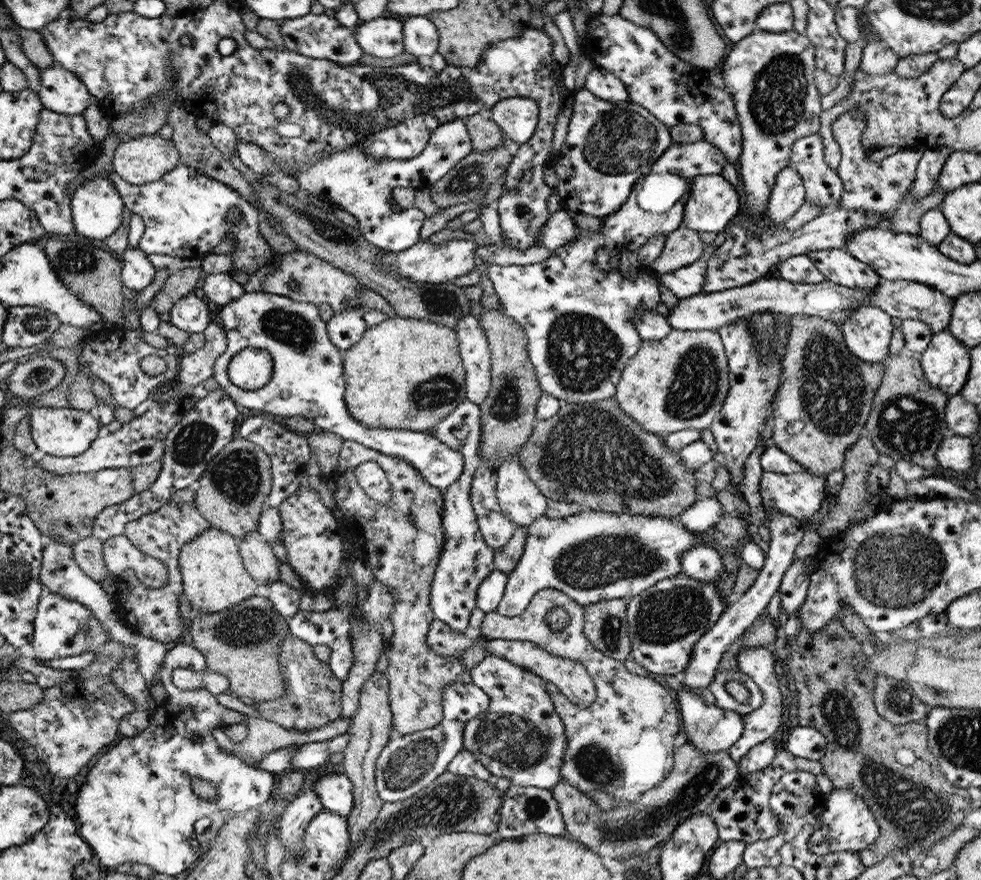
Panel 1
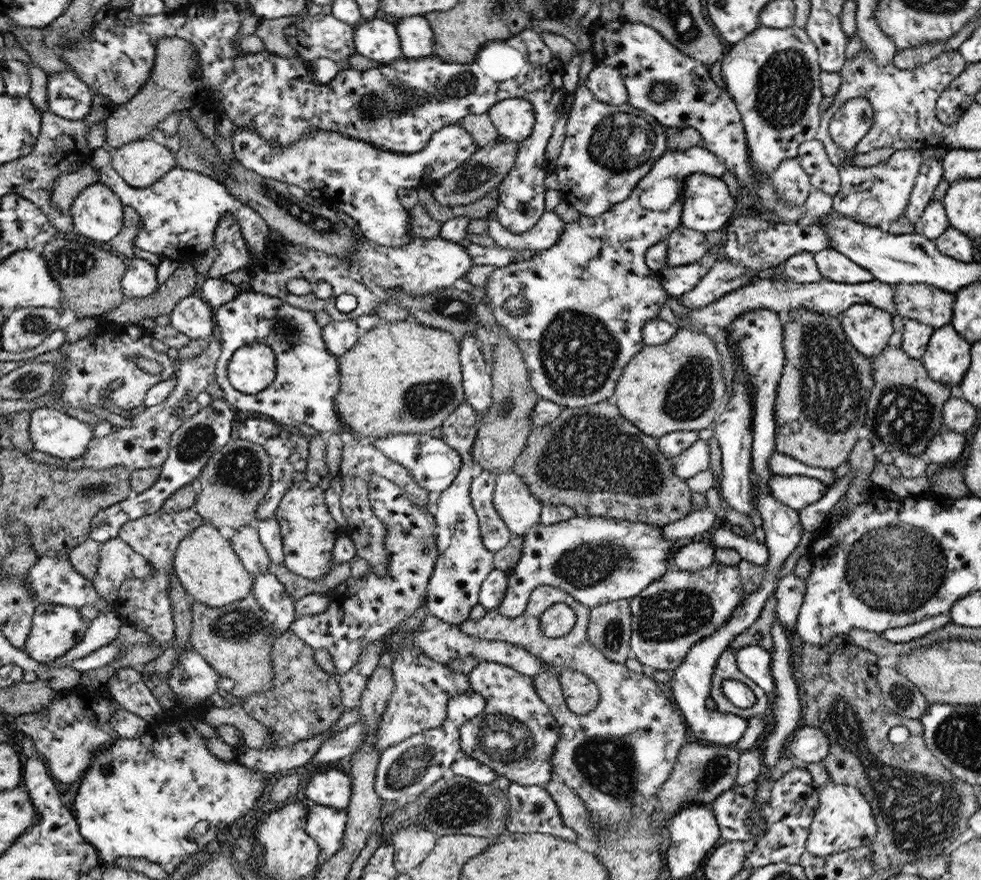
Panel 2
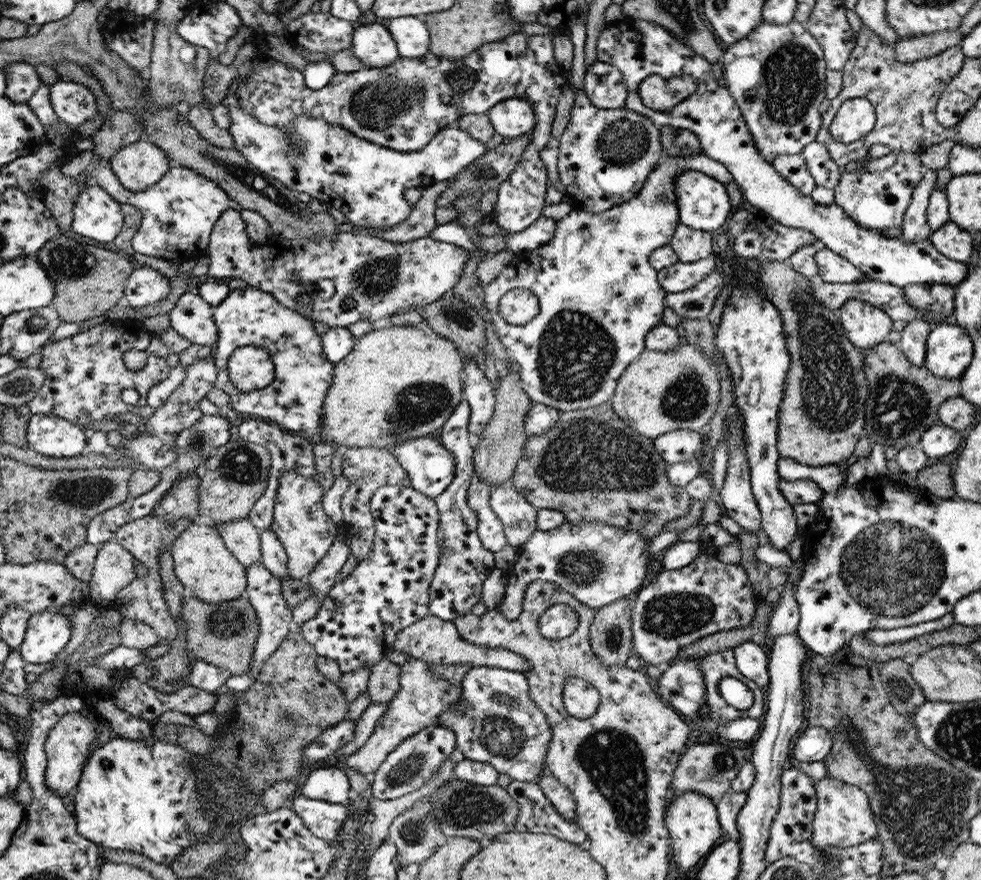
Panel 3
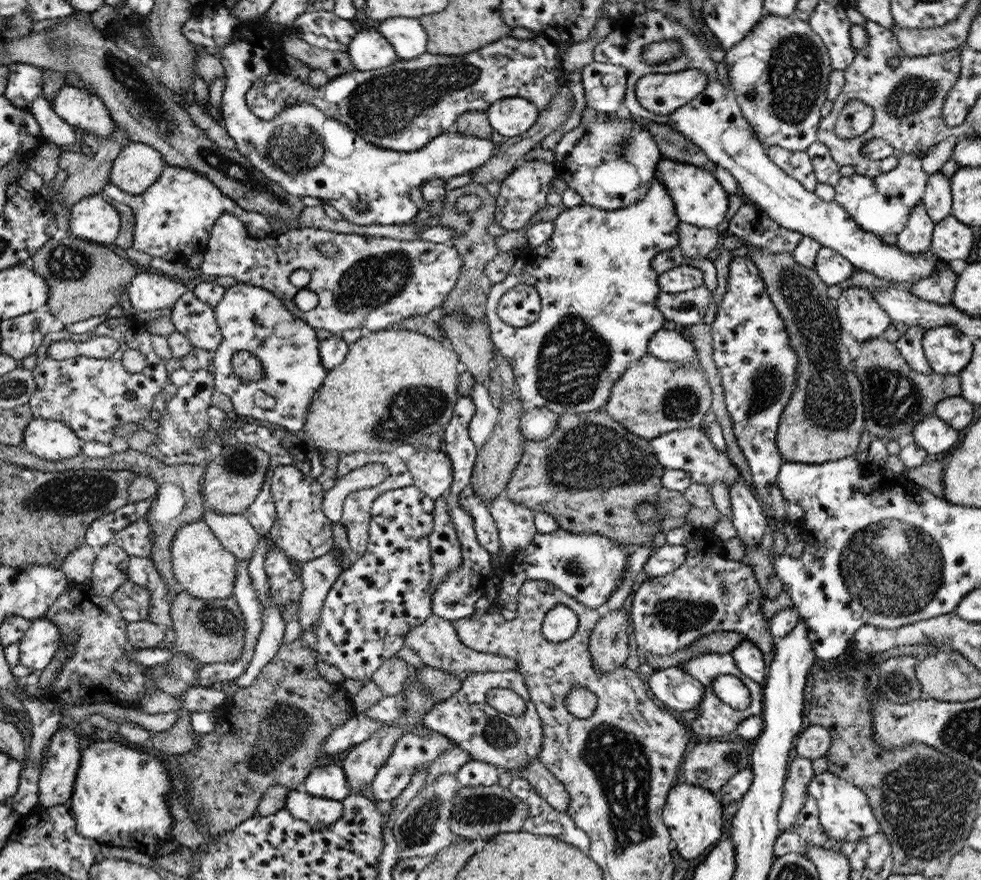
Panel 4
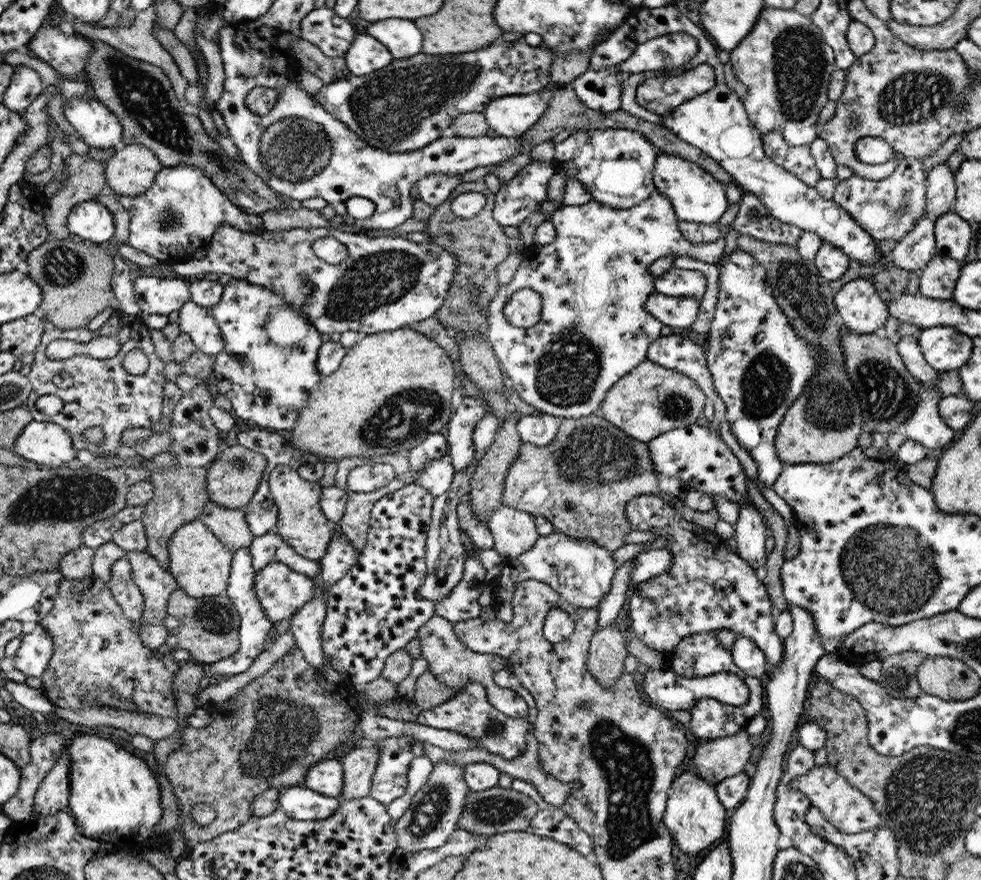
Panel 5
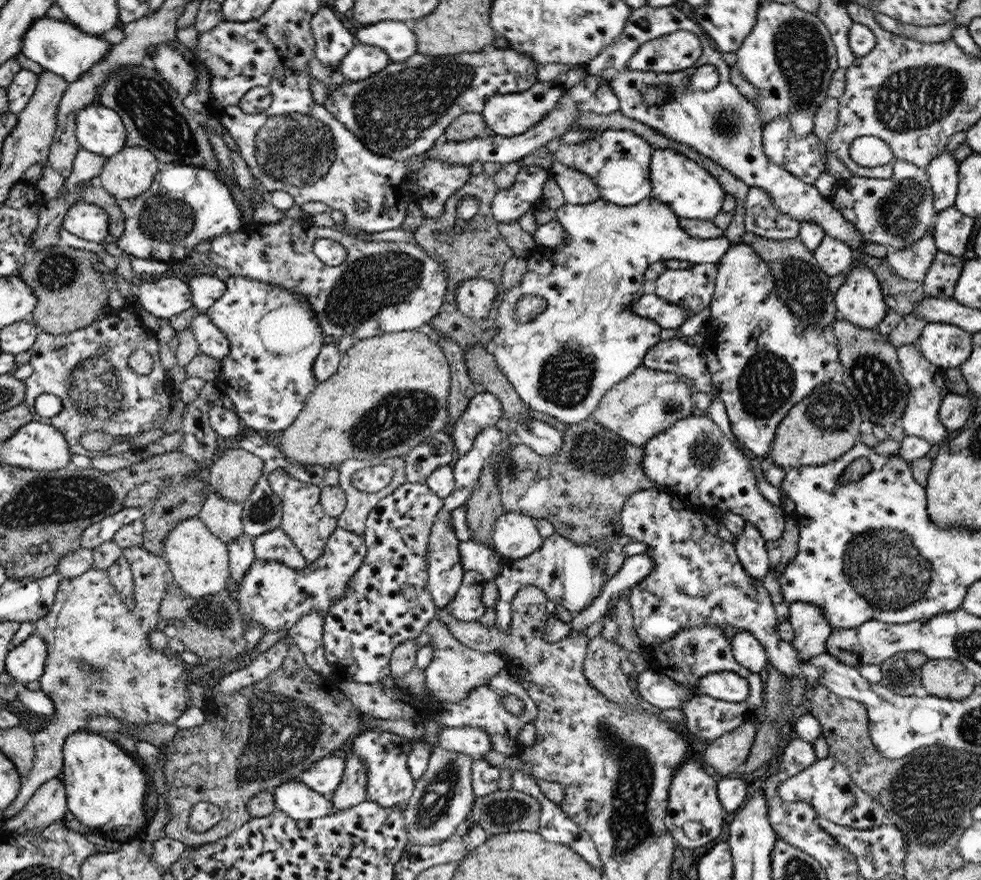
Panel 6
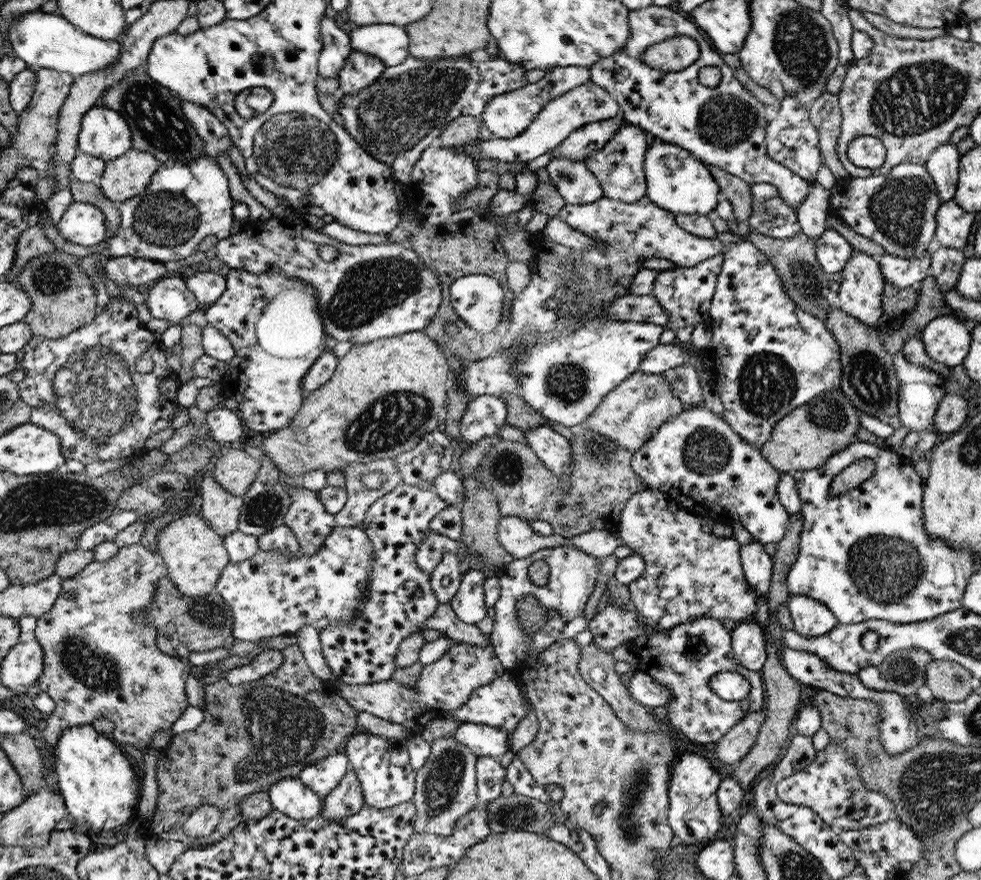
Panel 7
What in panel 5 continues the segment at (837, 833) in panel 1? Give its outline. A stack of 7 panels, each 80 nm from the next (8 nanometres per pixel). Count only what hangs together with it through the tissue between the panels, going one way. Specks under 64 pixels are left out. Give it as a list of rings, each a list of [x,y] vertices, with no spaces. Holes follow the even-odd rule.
[[[827,762],[823,765],[815,764],[806,774],[792,780],[789,788],[801,791],[809,799],[811,806],[815,806],[825,820],[840,832],[863,833],[883,825],[882,817],[870,798],[852,786],[840,771],[833,769]]]

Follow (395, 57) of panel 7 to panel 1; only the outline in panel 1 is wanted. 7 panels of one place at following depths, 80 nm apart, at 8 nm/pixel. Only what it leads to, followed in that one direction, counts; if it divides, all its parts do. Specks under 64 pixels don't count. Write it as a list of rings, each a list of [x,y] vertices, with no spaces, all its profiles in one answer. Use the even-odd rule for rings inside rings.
[[[427,17],[403,18],[406,52],[419,59],[428,60],[439,49],[438,28]]]

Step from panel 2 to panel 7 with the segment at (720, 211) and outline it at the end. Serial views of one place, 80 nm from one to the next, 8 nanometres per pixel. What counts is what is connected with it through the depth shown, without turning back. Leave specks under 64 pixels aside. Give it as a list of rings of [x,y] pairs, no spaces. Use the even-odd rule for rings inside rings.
[[[656,141],[646,151],[643,169],[647,186],[647,197],[656,206],[674,214],[715,215],[718,202],[719,184],[707,166],[696,159],[685,148],[666,141]]]

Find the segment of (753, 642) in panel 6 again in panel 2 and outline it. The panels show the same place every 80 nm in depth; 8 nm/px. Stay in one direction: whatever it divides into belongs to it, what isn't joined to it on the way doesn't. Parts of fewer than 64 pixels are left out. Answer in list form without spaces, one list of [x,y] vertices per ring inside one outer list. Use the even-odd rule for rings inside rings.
[[[744,645],[735,652],[737,667],[744,673],[744,676],[752,679],[768,696],[770,702],[774,698],[774,677],[771,671],[771,654],[759,645]]]

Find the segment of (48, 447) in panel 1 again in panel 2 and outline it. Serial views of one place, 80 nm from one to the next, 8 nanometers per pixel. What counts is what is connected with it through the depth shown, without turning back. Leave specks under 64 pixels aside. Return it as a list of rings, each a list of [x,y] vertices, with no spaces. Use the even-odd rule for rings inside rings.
[[[52,407],[31,411],[29,435],[35,450],[70,460],[87,453],[94,441],[93,429],[88,423]]]

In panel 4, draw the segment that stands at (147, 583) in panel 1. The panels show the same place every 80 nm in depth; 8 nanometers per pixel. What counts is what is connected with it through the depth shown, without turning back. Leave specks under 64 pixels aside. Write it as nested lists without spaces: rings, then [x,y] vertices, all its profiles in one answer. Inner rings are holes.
[[[114,541],[96,549],[90,584],[97,595],[111,598],[112,594],[129,580],[128,573],[124,574],[118,570],[118,564],[128,560],[129,554],[120,546],[116,546]]]

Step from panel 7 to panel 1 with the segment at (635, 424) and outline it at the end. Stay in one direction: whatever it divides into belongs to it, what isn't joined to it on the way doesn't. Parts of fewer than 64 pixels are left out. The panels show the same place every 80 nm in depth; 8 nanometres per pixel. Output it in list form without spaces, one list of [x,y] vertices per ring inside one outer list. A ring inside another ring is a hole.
[[[672,329],[662,340],[643,340],[638,352],[622,369],[615,401],[644,430],[665,435],[680,430],[708,428],[720,412],[729,391],[729,364],[721,336],[716,330]]]

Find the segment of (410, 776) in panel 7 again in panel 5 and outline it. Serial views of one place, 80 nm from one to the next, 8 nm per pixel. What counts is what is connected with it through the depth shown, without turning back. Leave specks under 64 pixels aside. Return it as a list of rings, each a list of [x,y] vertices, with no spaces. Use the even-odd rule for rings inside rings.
[[[408,735],[376,739],[375,742],[379,757],[369,795],[388,805],[409,789],[409,768],[414,757],[425,755],[424,742]]]

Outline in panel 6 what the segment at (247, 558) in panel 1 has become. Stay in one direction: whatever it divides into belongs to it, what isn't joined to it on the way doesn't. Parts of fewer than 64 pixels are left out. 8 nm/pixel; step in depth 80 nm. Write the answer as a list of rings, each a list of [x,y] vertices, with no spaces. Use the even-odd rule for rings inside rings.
[[[211,492],[200,509],[198,518],[225,543],[244,534],[242,525],[243,504],[222,500],[218,494]]]

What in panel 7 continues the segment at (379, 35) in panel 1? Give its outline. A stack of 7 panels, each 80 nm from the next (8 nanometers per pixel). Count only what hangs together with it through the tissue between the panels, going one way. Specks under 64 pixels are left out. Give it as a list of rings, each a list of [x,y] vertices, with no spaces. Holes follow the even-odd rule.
[[[352,51],[342,70],[337,74],[339,82],[337,92],[341,93],[341,97],[346,94],[360,94],[367,86],[379,80],[386,68],[378,57]]]

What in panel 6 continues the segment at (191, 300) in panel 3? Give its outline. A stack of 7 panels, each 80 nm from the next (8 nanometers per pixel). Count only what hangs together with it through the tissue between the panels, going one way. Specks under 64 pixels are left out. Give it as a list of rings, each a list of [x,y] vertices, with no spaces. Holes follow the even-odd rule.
[[[199,312],[192,319],[190,327],[196,335],[199,344],[199,352],[222,360],[230,352],[229,340],[222,331],[210,320],[207,313]]]

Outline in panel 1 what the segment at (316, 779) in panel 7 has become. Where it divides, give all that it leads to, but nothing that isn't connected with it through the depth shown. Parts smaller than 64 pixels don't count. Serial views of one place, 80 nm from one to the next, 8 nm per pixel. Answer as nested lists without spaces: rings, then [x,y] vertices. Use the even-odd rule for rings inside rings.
[[[327,773],[315,781],[313,789],[323,808],[346,817],[354,809],[354,786],[345,773]]]

